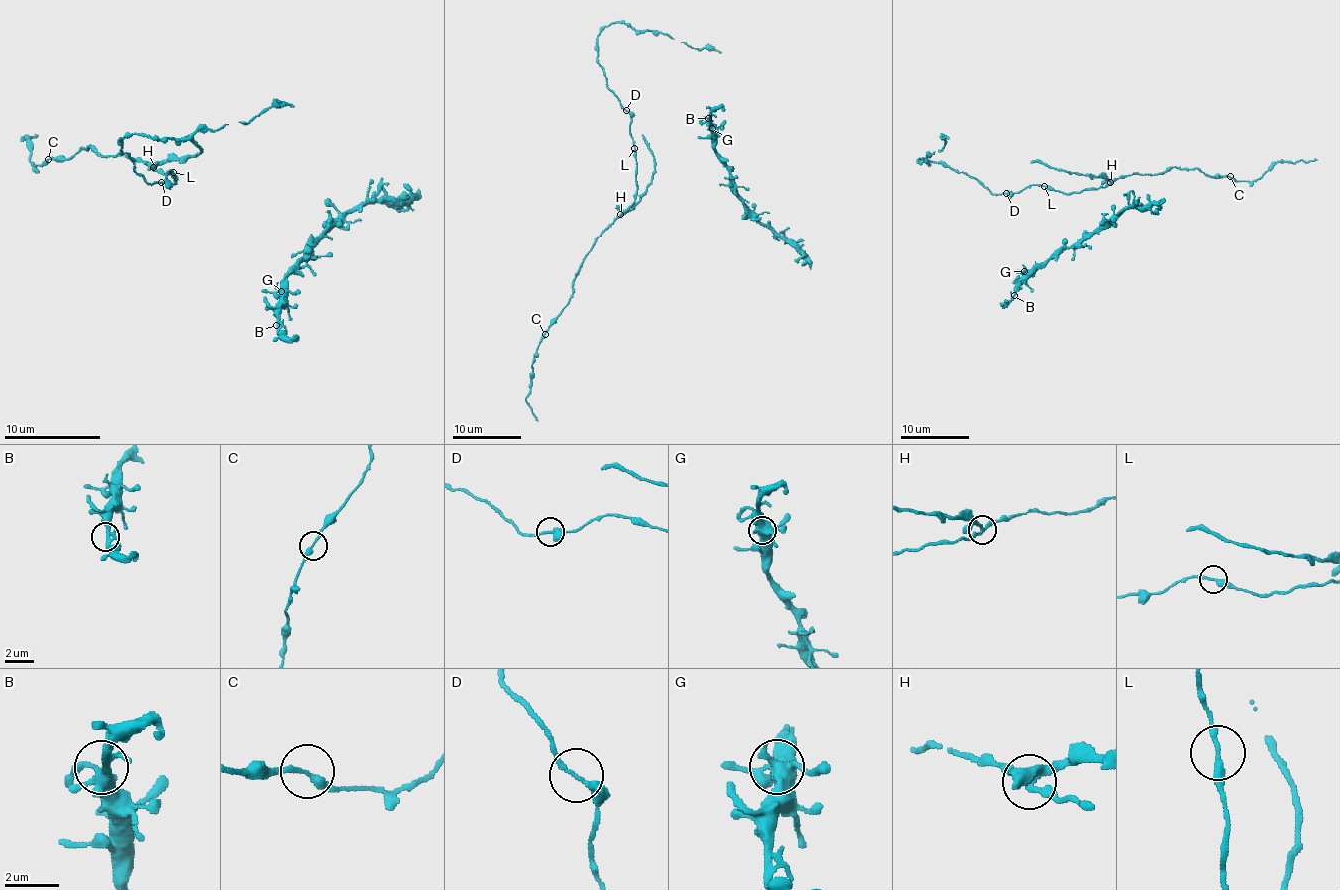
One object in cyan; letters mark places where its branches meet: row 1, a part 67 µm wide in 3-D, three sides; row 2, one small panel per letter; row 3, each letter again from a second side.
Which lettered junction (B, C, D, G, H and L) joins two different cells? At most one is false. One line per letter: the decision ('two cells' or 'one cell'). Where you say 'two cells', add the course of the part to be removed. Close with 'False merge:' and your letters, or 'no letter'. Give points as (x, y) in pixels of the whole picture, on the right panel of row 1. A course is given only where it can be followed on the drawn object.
B: one cell
C: one cell
D: one cell
G: one cell
H: two cells | (1110, 182), (1031, 161)
L: one cell
False merge: H

